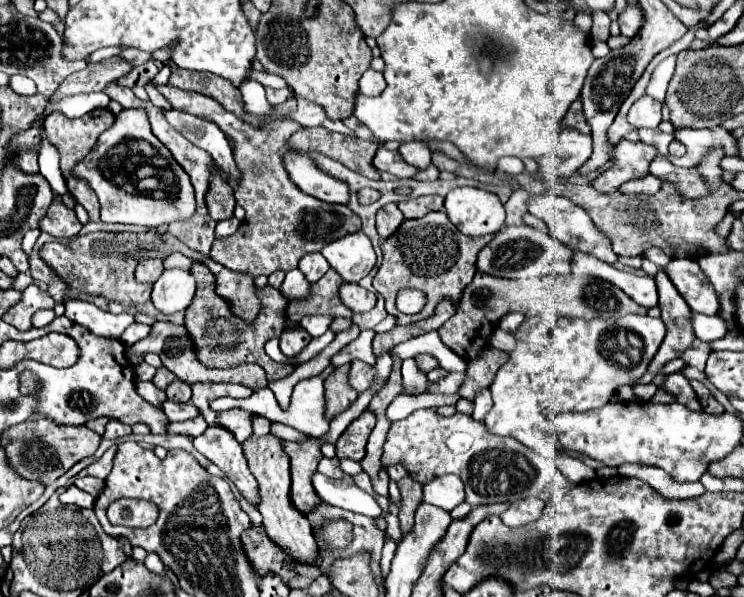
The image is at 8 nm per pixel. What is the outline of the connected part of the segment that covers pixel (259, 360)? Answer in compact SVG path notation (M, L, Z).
M194 262L192 270L190 270L198 282L198 290L196 296L192 300L192 304L186 310L186 328L196 344L196 354L200 362L222 362L218 366L230 366L236 362L256 362L258 366L262 366L266 370L266 378L268 380L280 380L284 376L288 376L294 366L284 366L274 362L266 352L264 352L264 344L278 336L284 330L284 310L288 306L288 300L272 286L266 286L264 290L258 290L260 302L262 302L262 312L256 318L254 324L246 324L244 320L236 318L230 308L228 302L224 302L224 298L220 298L214 290L214 274L210 272L210 268L206 264Z

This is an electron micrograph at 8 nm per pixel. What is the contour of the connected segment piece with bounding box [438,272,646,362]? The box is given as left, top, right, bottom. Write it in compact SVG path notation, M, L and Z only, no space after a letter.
M478 272L474 280L466 286L456 314L438 330L438 336L444 346L448 346L454 354L470 362L488 346L494 328L498 326L500 318L508 312L522 312L524 316L536 316L536 314L558 316L558 318L568 316L584 320L646 314L646 310L636 302L632 302L632 298L628 298L620 288L598 278L576 276L576 274L566 274L566 276L550 274L532 280L506 280Z

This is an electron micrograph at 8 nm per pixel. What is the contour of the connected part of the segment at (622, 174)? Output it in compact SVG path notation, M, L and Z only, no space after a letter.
M622 140L614 148L614 166L600 174L594 180L594 188L600 192L614 192L620 188L620 184L628 182L630 178L640 178L648 174L650 162L656 158L656 148L648 146L644 142L628 142Z

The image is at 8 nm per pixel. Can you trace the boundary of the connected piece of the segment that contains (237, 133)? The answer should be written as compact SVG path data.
M168 84L158 86L158 90L170 100L172 108L212 120L236 144L234 160L242 170L242 180L236 186L234 196L236 202L246 210L246 220L232 236L214 240L210 250L210 258L214 262L234 272L246 272L252 278L270 276L276 270L288 272L298 268L300 258L310 250L322 250L332 240L360 230L360 218L348 206L310 198L288 178L288 172L280 160L280 148L296 130L302 128L302 124L294 120L268 120L254 126L240 120L232 112L226 112L216 100L208 96L176 90Z

